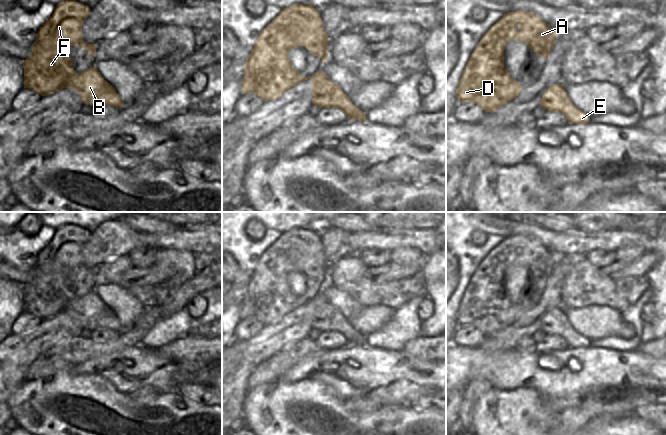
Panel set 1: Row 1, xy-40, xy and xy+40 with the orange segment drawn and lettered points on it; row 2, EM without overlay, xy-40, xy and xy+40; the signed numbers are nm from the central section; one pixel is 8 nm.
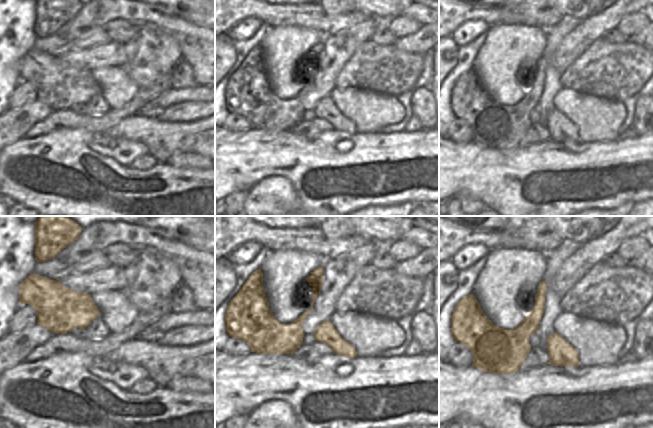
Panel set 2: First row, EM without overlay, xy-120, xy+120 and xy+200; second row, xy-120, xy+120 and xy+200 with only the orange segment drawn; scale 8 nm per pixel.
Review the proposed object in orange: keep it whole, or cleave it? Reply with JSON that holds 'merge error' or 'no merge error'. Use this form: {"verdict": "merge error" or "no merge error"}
{"verdict": "merge error"}

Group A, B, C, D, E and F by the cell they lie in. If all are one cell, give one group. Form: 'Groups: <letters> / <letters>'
Groups: A B C D F / E

